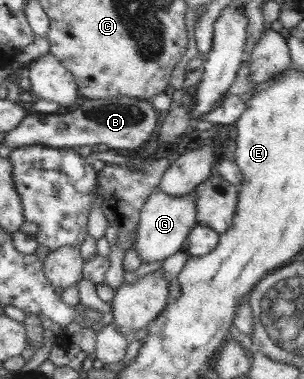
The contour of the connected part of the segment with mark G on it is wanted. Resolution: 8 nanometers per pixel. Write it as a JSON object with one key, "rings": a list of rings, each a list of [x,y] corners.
{"rings":[[[159,187],[154,188],[149,198],[142,204],[133,247],[131,247],[137,253],[141,263],[159,262],[183,249],[187,233],[196,225],[195,199],[195,189],[181,196],[171,196],[160,191]]]}

